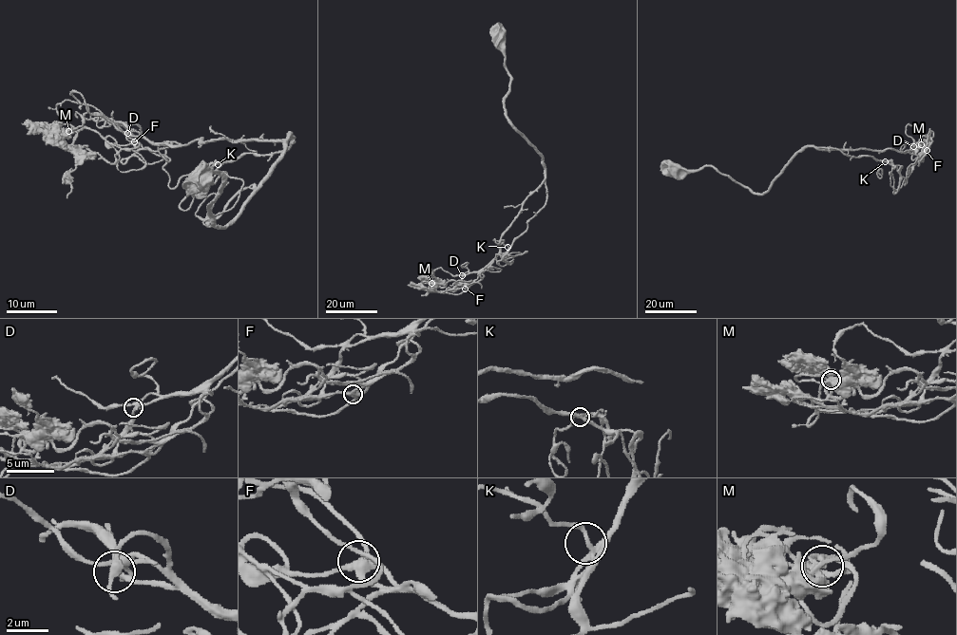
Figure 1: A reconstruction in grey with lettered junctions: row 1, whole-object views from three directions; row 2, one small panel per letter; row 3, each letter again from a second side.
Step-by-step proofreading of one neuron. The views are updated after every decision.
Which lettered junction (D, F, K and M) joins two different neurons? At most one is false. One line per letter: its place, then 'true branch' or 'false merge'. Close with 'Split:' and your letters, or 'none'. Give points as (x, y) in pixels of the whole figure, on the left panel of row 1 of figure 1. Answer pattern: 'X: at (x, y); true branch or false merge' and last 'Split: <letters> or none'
D: at (127, 133); true branch
F: at (134, 141); true branch
K: at (218, 164); true branch
M: at (68, 131); true branch
Split: none

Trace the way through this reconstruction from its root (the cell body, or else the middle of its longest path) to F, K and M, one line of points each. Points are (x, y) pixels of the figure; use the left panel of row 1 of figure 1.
F: (202, 179), (221, 177), (210, 211), (218, 226), (226, 226), (288, 135), (196, 139), (156, 151), (133, 142)
K: (202, 179), (221, 177), (210, 211), (226, 226), (294, 139), (280, 151), (218, 164)
M: (202, 179), (221, 177), (210, 211), (226, 226), (288, 135), (150, 151), (68, 131)

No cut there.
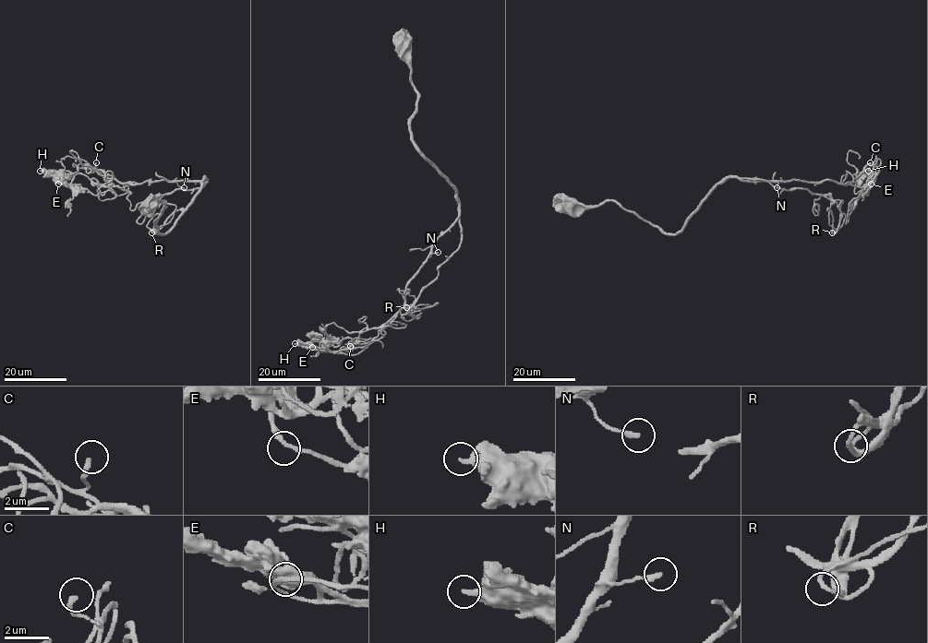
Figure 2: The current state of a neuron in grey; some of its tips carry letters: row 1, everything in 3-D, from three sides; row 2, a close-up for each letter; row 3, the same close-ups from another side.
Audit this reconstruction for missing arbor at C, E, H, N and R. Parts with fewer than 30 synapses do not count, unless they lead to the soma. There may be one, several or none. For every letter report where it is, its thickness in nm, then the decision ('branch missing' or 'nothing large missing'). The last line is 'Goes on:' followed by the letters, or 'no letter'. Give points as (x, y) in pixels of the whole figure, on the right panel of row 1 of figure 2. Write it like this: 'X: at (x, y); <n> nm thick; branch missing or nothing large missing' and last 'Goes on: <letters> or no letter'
C: at (870, 162); 240 nm thick; nothing large missing
E: at (871, 184); 180 nm thick; nothing large missing
H: at (868, 171); 320 nm thick; nothing large missing
N: at (777, 187); 220 nm thick; nothing large missing
R: at (832, 232); 130 nm thick; nothing large missing
Goes on: no letter

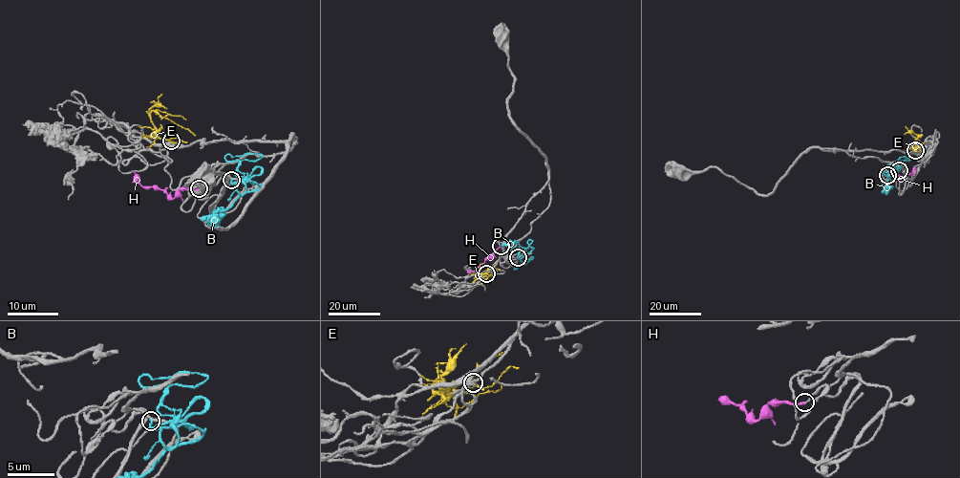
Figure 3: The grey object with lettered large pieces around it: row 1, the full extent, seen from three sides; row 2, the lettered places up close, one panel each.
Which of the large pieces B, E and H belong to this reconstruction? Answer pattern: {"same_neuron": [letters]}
{"same_neuron": ["B"]}

